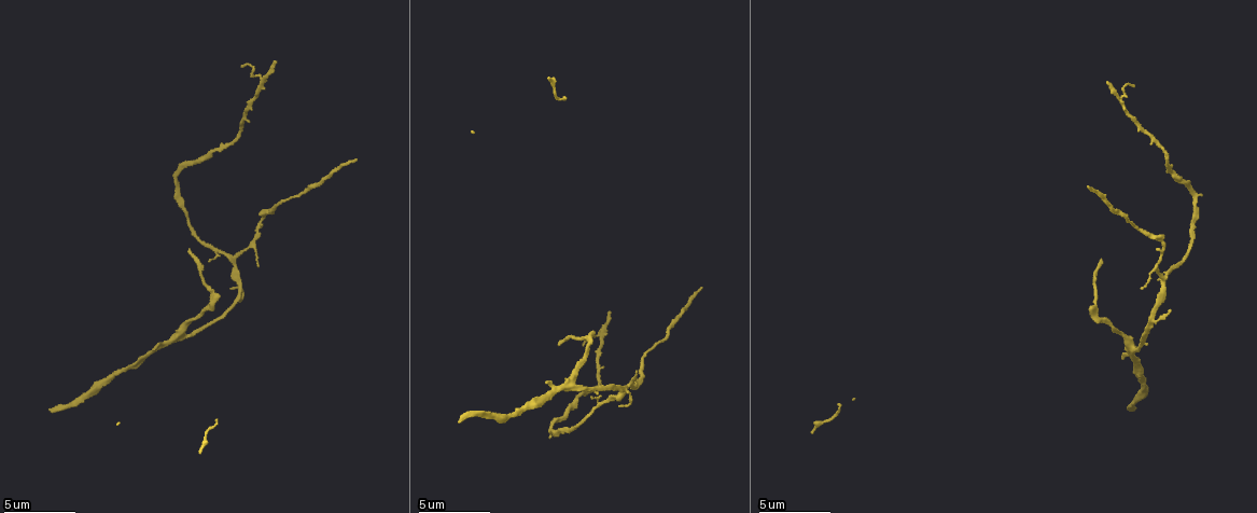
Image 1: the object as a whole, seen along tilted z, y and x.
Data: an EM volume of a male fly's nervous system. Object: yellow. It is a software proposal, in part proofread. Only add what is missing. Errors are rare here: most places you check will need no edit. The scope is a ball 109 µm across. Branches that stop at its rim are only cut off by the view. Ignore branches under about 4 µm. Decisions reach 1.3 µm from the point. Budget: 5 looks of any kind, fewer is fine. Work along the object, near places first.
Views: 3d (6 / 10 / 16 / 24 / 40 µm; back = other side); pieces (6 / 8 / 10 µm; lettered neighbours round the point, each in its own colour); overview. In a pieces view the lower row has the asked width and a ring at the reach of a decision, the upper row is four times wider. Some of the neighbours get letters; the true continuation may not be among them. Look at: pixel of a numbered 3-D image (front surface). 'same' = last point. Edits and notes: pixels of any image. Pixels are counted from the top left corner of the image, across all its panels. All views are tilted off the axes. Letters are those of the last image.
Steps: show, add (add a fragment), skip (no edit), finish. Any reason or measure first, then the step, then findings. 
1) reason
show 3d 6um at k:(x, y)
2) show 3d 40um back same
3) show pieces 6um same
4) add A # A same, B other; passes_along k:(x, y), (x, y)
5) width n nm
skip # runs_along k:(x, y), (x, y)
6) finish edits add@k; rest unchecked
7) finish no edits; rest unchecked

show pieces 6um at 1:(560, 342)

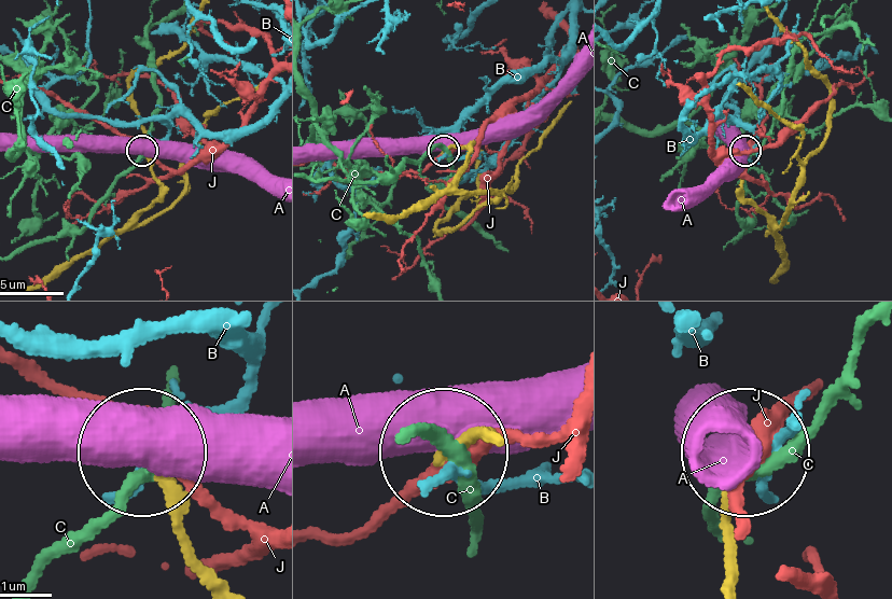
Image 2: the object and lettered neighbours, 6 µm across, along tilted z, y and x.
skip # A other, B other, C other, J other; runs_along 2:(478, 190), (464, 191), (458, 184), (468, 149), (446, 150); none of them fits

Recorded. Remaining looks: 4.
free end
show pieces 10um at 1:(1108, 83)

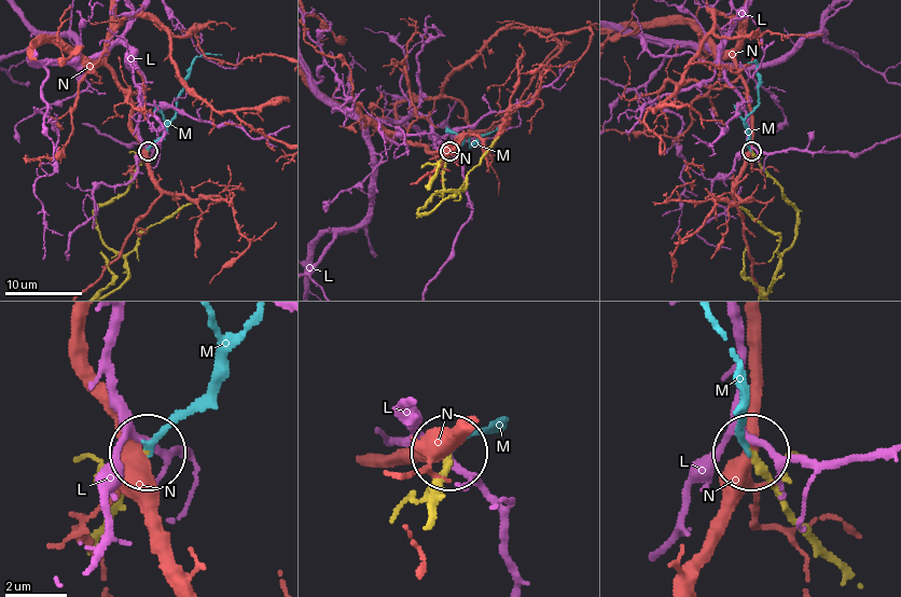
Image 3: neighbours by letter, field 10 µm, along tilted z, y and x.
width 210 nm
add M # L other, M same, N other; passes_along 3:(135, 169), (174, 116), (193, 60), (219, 54); it goes on there

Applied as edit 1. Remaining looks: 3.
show pieces 6um at 1:(1089, 186)

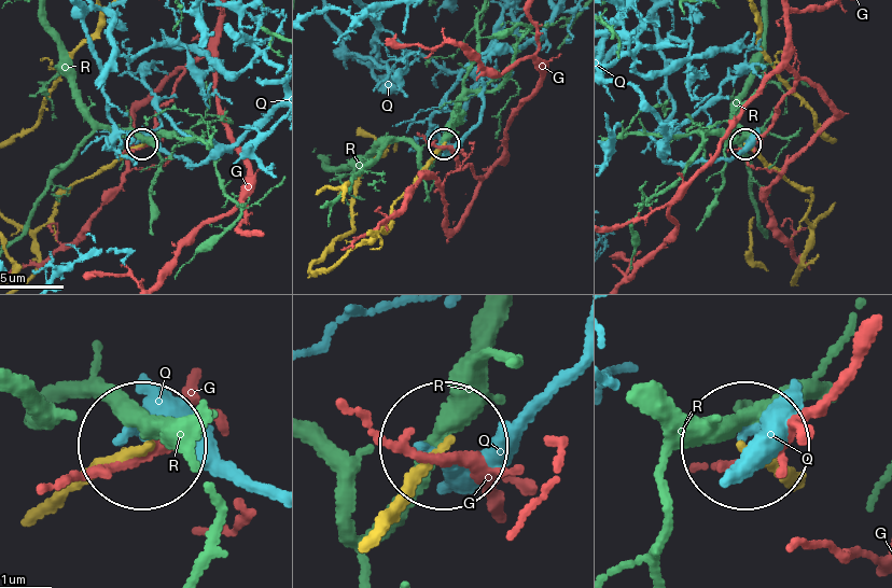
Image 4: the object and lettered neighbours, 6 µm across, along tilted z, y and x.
skip # G other, Q other, R other; runs_along 4:(66, 503), (136, 449); no lettered fragment goes on from it

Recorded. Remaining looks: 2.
finish edits add@3; rest unchecked

